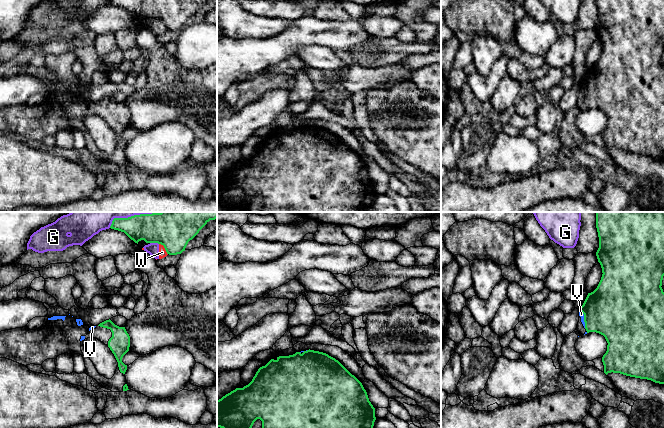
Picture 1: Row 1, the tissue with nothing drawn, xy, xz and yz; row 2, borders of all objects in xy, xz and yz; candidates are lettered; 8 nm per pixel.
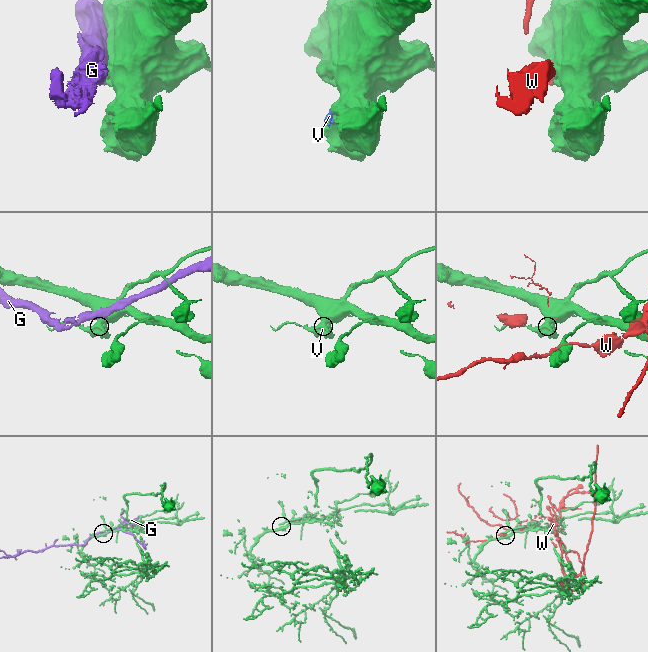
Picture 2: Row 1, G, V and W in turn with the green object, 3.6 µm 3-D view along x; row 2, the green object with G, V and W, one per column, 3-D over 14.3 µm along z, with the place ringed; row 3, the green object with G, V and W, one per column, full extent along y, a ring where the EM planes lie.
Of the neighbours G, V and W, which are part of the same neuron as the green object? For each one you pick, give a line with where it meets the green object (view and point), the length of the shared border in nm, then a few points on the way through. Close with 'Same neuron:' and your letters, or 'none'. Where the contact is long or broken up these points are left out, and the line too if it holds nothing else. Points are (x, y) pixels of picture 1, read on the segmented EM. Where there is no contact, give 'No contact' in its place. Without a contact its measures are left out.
V: Touches green at yz (584, 319). Shared border 140 nm. Path across: yz (613, 309), (584, 319), (581, 314)
Same neuron: V

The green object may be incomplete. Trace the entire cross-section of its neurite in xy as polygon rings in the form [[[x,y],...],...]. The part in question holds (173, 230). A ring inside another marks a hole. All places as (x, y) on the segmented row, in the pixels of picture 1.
[[[160,212],[134,215],[128,218],[114,218],[110,228],[124,232],[137,244],[141,240],[144,240],[146,243],[158,243],[164,246],[167,254],[177,255],[185,251],[188,242],[192,240],[210,220],[215,220],[216,218],[217,212]]]

